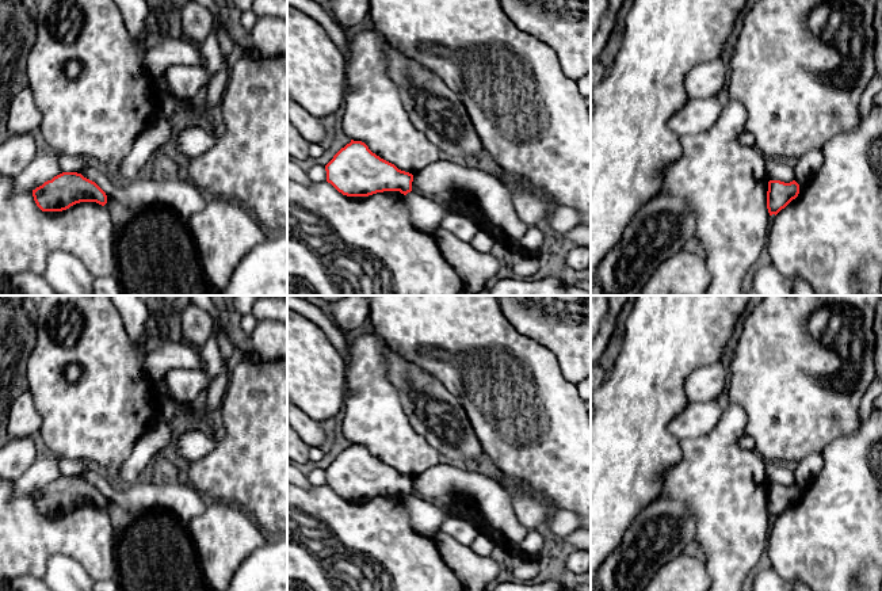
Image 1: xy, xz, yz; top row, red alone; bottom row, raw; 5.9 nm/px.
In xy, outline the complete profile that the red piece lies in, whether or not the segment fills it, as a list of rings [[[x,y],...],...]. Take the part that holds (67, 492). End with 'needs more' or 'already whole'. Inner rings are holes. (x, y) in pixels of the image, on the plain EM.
[[[62,476],[33,493],[42,515],[62,515],[80,506],[107,507],[106,496],[92,484],[77,476]]] | already whole

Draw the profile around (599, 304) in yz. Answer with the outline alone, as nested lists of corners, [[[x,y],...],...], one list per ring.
[[[591,296],[591,343],[610,308],[608,296]]]

